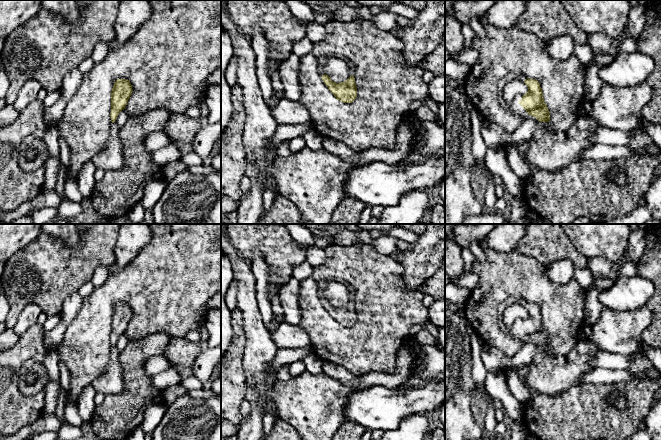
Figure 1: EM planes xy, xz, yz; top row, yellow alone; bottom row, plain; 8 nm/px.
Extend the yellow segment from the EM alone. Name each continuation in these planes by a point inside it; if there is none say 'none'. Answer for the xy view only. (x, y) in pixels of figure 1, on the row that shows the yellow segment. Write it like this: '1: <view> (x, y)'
1: xy (110, 157)

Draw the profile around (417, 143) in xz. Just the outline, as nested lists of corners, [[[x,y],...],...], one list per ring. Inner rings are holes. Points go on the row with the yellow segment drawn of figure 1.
[[[419,134],[414,135],[410,141],[410,148],[412,151],[422,150],[425,146],[425,142]]]

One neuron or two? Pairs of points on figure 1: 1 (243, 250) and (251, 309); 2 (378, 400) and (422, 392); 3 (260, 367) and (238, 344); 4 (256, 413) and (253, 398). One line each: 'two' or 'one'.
1: two
2: one
3: two
4: one

